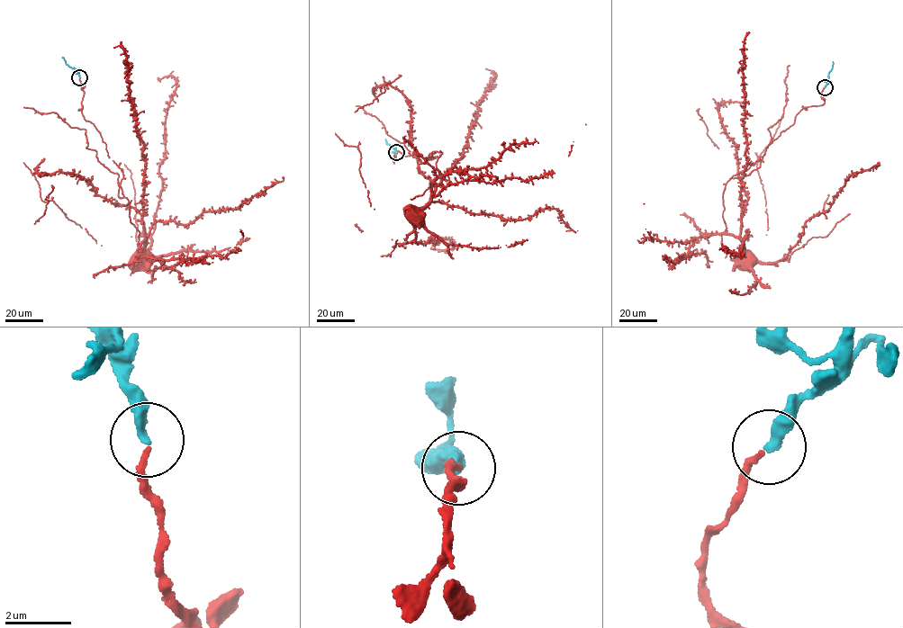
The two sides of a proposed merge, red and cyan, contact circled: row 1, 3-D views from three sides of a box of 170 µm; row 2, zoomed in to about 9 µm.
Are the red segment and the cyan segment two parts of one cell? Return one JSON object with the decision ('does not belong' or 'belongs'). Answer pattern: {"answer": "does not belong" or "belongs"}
{"answer": "belongs"}

